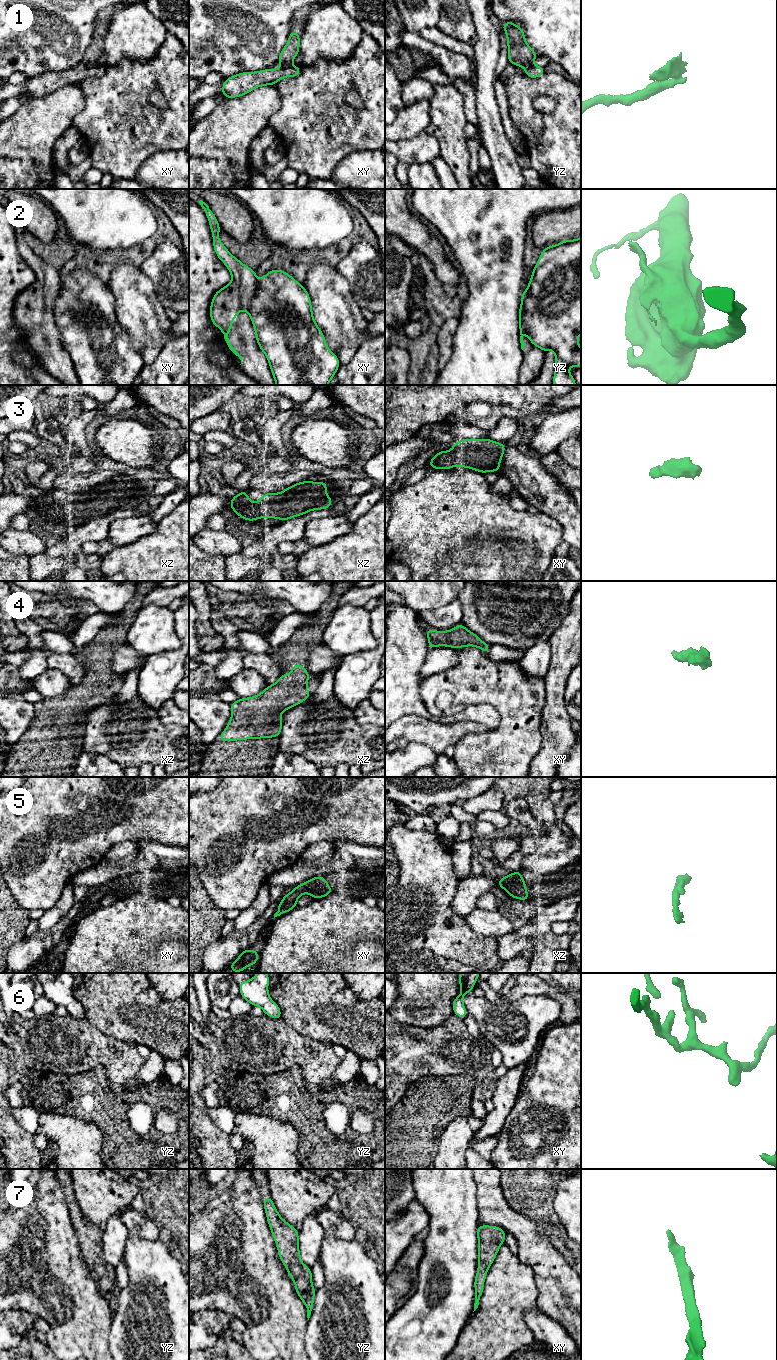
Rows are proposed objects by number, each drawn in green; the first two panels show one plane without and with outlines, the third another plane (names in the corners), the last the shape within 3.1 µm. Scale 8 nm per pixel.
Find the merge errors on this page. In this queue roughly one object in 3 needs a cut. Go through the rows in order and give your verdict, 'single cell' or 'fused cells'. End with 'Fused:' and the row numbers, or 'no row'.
1: fused cells
2: fused cells
3: single cell
4: single cell
5: single cell
6: single cell
7: single cell
Fused: 1, 2

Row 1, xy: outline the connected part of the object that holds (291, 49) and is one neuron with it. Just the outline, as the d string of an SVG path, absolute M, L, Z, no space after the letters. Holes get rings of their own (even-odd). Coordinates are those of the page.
M291 30L287 44L284 46L281 51L278 62L283 67L288 67L300 52L300 34L296 33L294 30Z

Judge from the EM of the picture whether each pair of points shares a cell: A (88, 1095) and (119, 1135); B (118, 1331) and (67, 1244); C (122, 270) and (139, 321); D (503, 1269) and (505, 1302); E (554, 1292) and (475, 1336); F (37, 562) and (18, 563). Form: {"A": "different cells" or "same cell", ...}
{"A": "same cell", "B": "different cells", "C": "same cell", "D": "same cell", "E": "different cells", "F": "different cells"}

